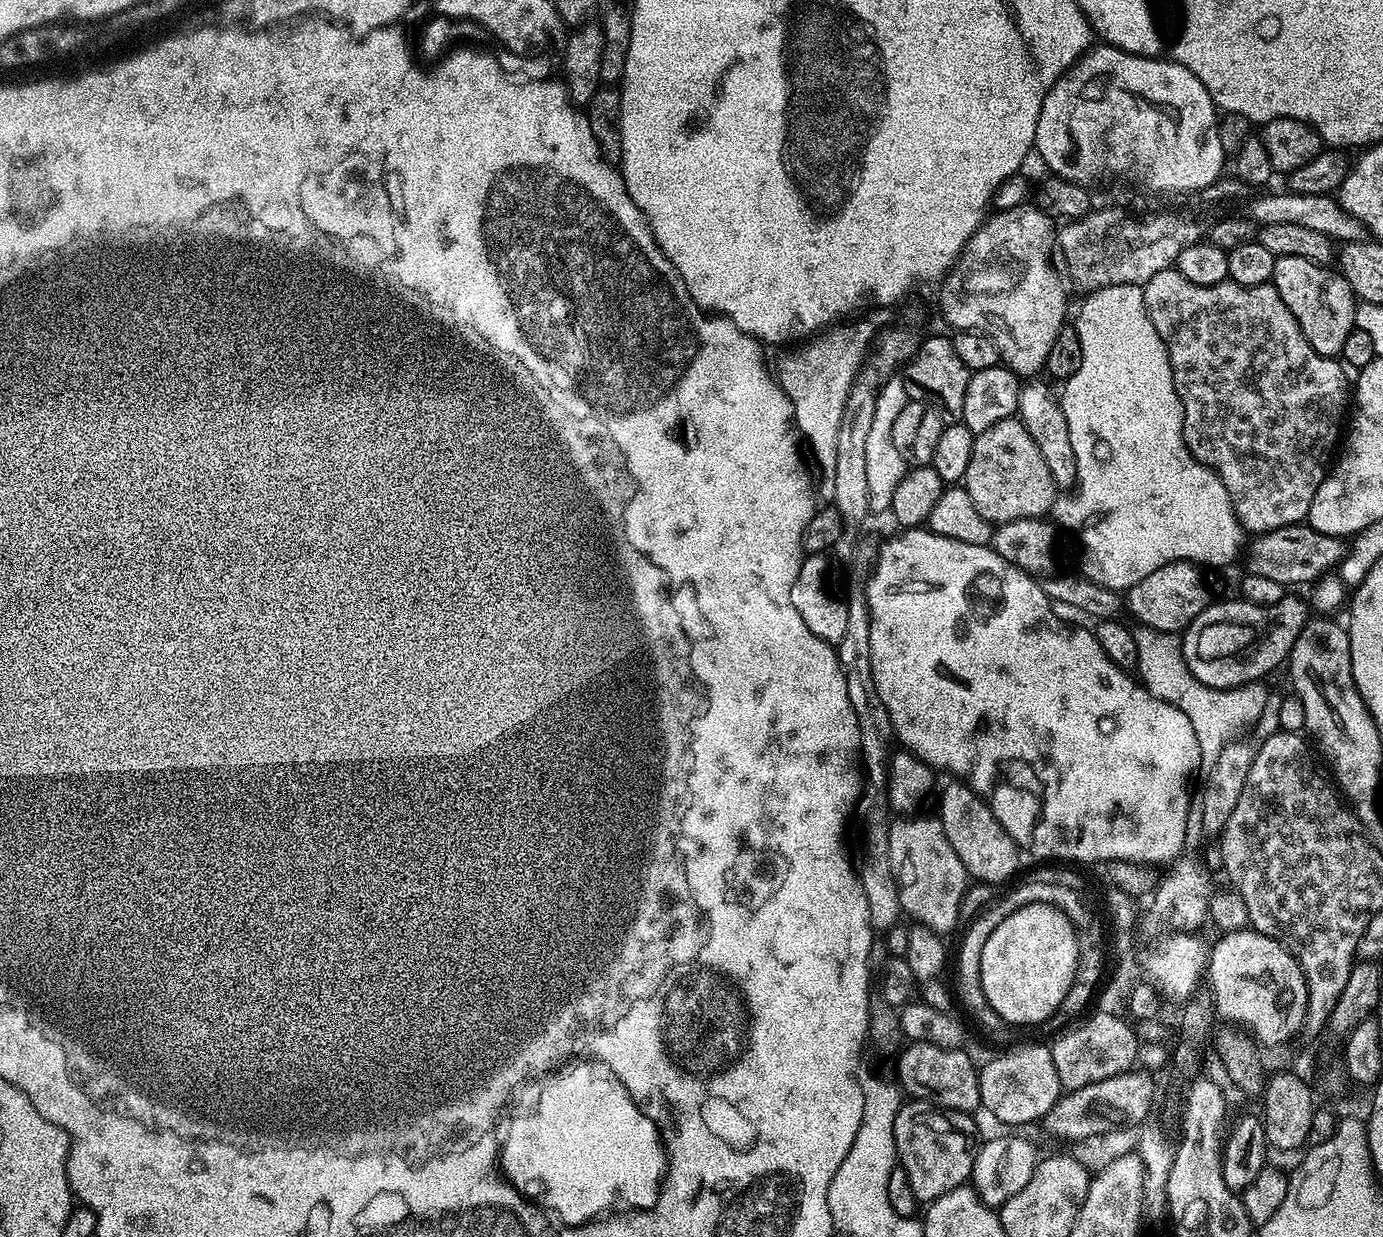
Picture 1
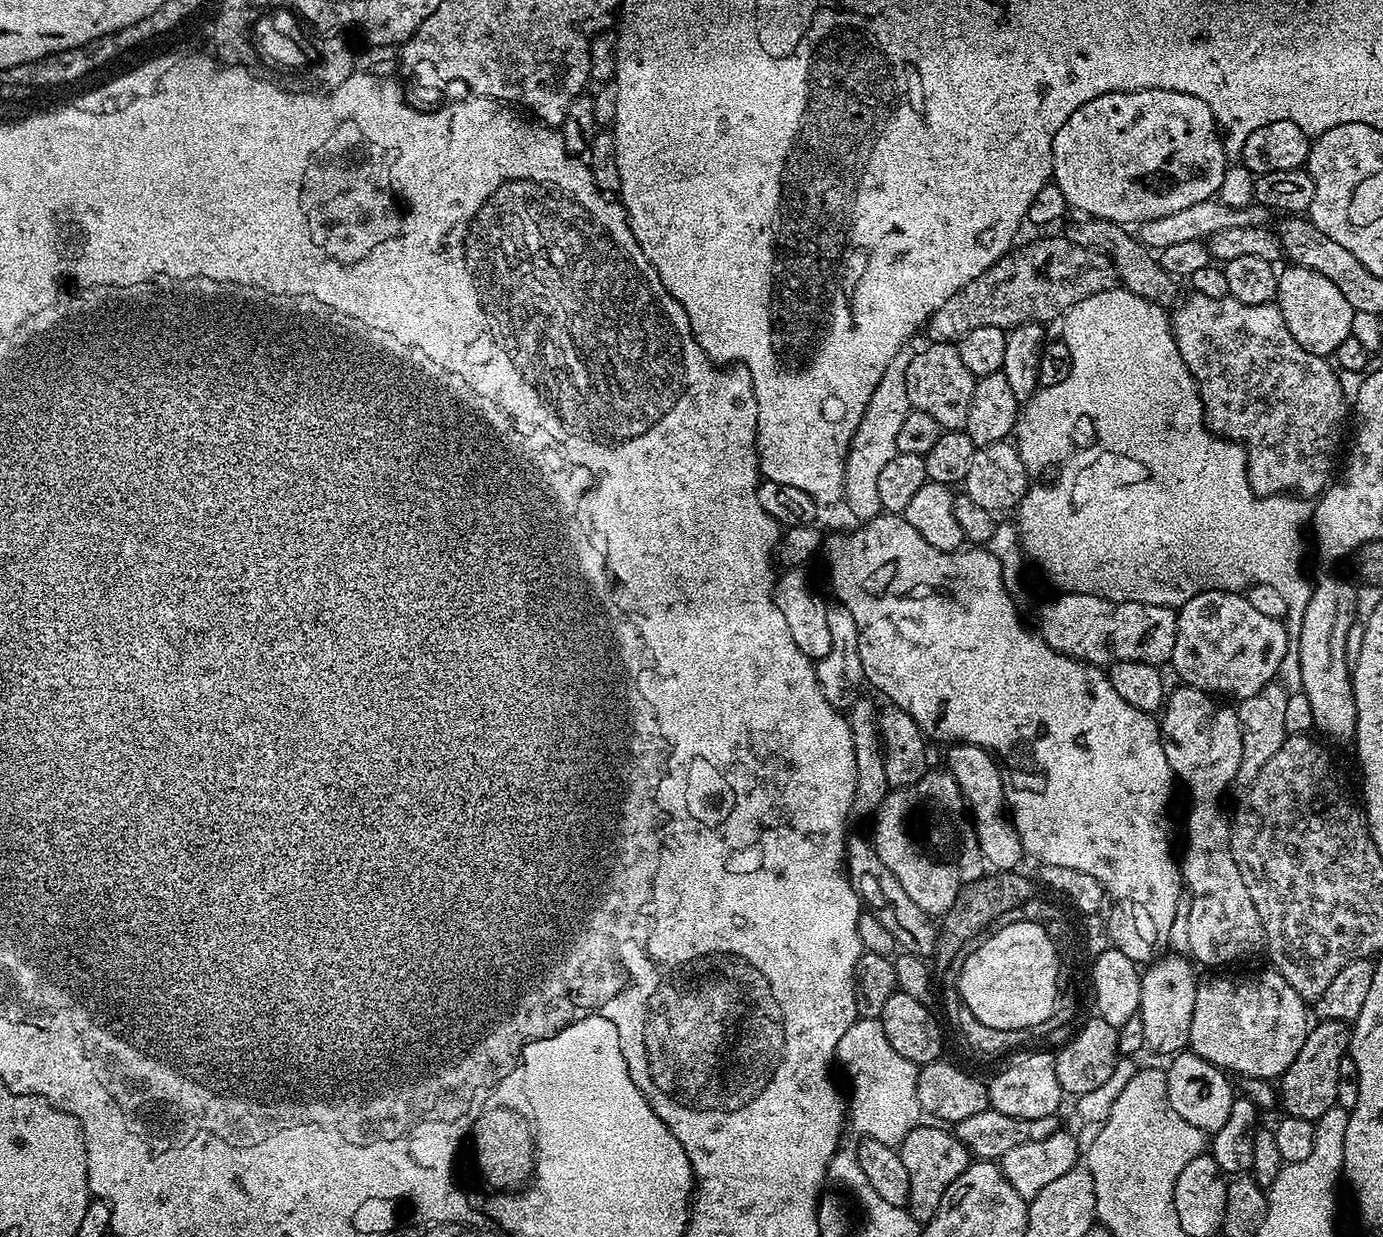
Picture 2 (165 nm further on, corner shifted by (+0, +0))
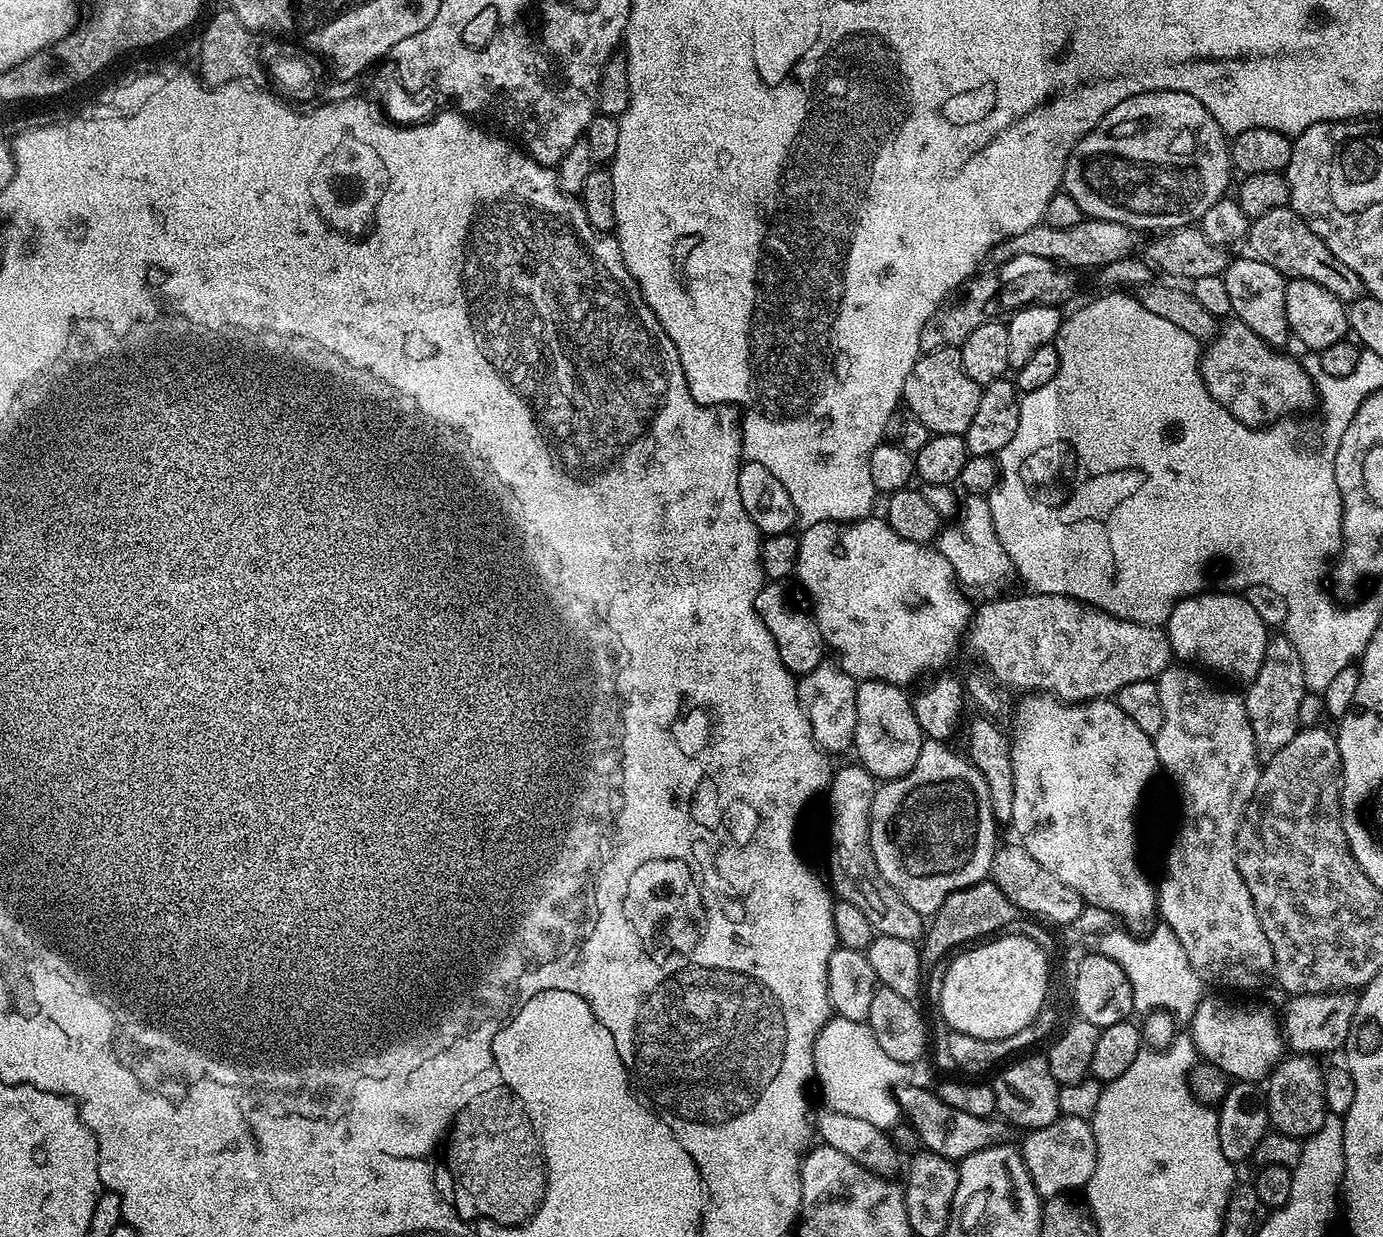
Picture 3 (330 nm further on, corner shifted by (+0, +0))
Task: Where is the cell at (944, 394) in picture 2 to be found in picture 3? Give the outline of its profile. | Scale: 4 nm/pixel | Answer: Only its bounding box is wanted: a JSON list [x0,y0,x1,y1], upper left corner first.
[902,346,981,436]

